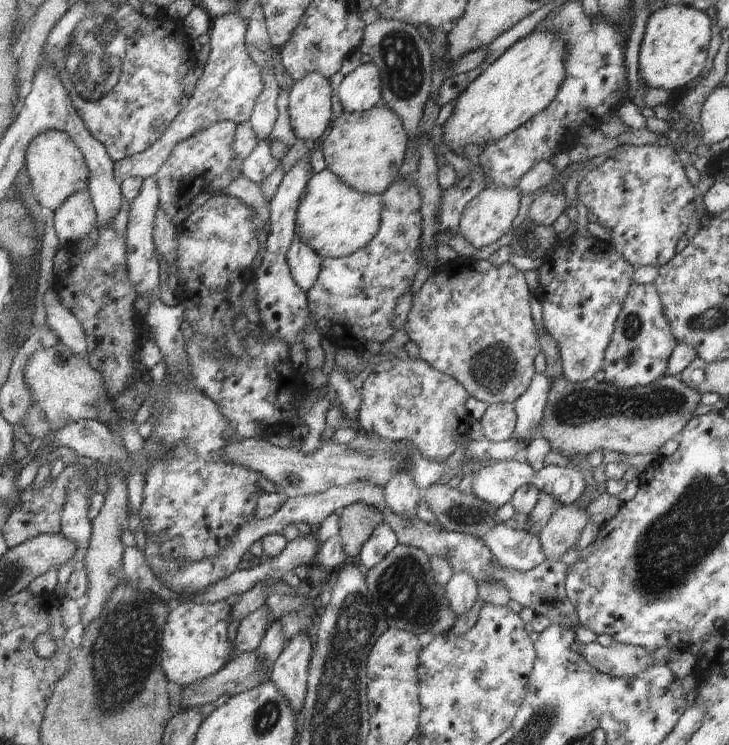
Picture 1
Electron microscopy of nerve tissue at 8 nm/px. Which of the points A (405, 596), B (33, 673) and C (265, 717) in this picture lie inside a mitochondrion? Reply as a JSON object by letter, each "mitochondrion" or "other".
{"A":"mitochondrion","B":"other","C":"mitochondrion"}

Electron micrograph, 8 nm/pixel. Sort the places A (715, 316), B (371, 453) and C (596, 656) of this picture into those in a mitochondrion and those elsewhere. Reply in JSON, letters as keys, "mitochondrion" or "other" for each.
{"A":"mitochondrion","B":"mitochondrion","C":"other"}

